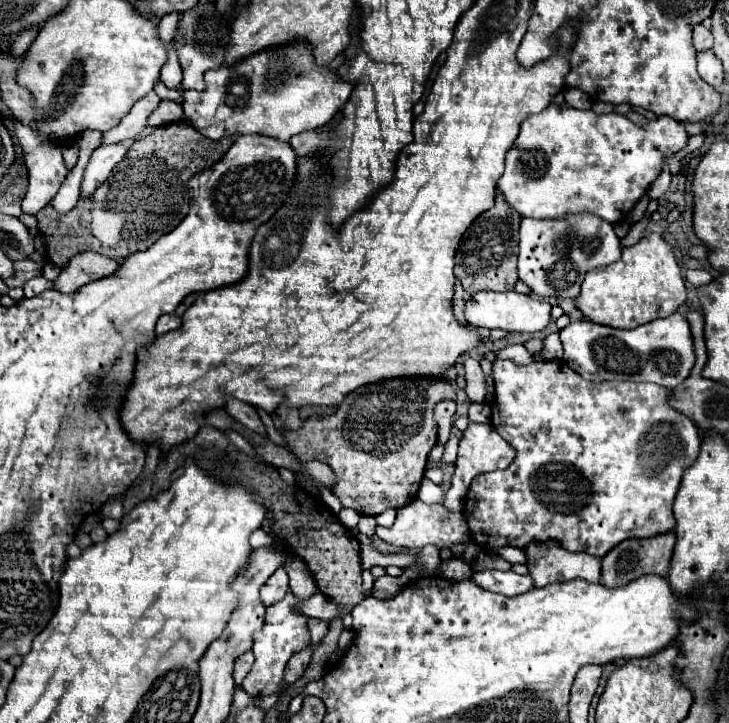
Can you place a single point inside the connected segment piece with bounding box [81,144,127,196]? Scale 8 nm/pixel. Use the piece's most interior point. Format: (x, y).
(104, 159)

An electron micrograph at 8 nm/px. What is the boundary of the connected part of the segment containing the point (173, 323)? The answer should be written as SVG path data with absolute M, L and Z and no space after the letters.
M163 314L163 316L157 320L155 332L157 332L157 336L163 336L163 334L167 334L167 332L171 332L171 330L177 330L179 326L181 326L181 318L179 318L179 316L175 316L175 314Z

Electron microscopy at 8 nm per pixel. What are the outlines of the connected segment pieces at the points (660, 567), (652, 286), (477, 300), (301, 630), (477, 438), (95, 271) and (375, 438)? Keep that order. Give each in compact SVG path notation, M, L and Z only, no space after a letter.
M665 532L653 538L629 538L623 540L621 544L617 544L613 550L609 550L601 562L603 562L603 574L601 574L601 582L609 588L627 584L639 576L645 574L667 574L669 572L669 562L673 556L673 546L675 546L675 534L673 532Z
M657 232L643 236L637 244L623 248L619 262L595 268L585 274L581 294L575 298L577 308L587 320L613 328L637 328L655 318L667 318L685 302L685 278L677 264L673 246Z
M479 292L465 304L465 318L473 326L489 328L489 330L505 330L505 332L539 332L543 330L551 316L551 304L543 300L535 300L529 294L517 292Z
M287 592L283 600L271 604L267 608L265 626L263 626L263 630L255 632L255 638L253 638L255 664L241 684L243 690L247 690L247 694L251 694L255 698L275 694L279 690L279 684L283 682L283 672L285 672L285 664L289 662L289 658L309 646L309 640L311 640L311 634L307 628L309 616L305 616L299 610L301 604L303 604L303 600L299 596L295 596L293 592Z
M469 424L459 442L455 464L463 464L463 490L469 490L471 480L479 474L503 470L515 458L513 446L503 440L491 424Z
M99 252L77 254L75 258L71 258L67 268L63 268L59 278L55 280L55 288L65 294L75 292L83 284L89 284L93 280L101 280L101 278L115 274L119 270L119 266L121 266L121 262L117 262L109 256L103 256Z
M391 378L373 382L347 394L341 406L331 416L309 416L303 428L283 434L287 448L299 460L321 460L329 464L337 474L337 486L333 494L343 506L353 508L359 514L377 516L387 508L403 508L417 498L419 484L425 474L425 464L431 448L437 444L437 422L433 410L443 400L455 400L457 392L445 378Z

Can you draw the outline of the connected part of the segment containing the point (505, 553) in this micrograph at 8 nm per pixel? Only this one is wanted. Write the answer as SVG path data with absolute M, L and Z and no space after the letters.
M505 546L505 550L495 550L495 554L511 564L515 562L525 562L525 552L521 548L513 548L513 546Z

